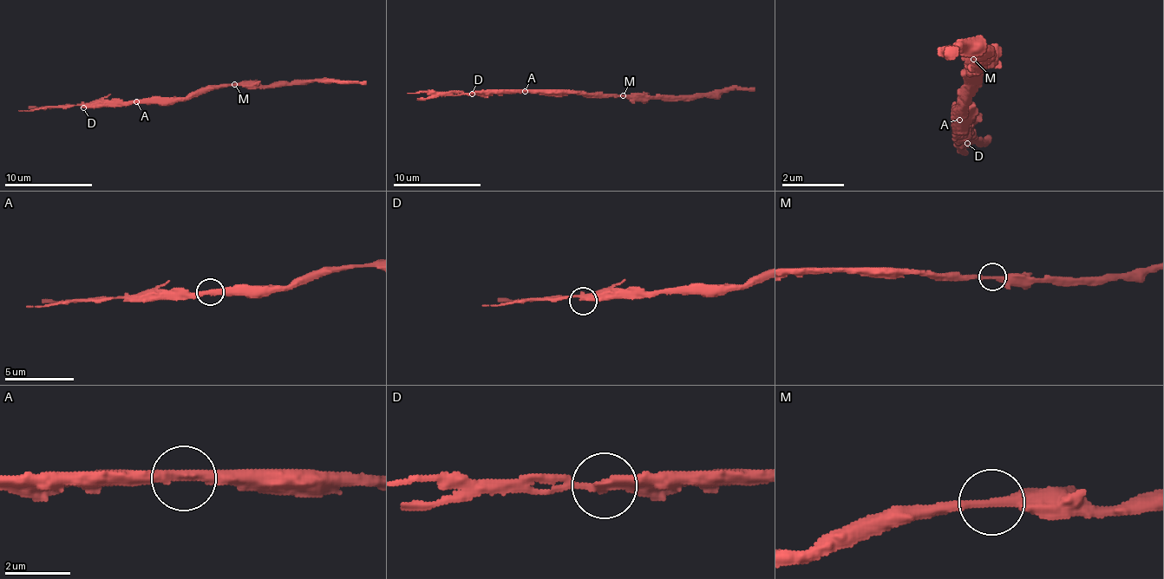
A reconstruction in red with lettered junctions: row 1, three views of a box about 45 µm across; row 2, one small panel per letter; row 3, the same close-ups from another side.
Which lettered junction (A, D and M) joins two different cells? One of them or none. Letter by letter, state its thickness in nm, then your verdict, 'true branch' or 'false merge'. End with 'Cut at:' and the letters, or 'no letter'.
A: 360 nm | true branch
D: 260 nm | true branch
M: 280 nm | true branch
Cut at: no letter

